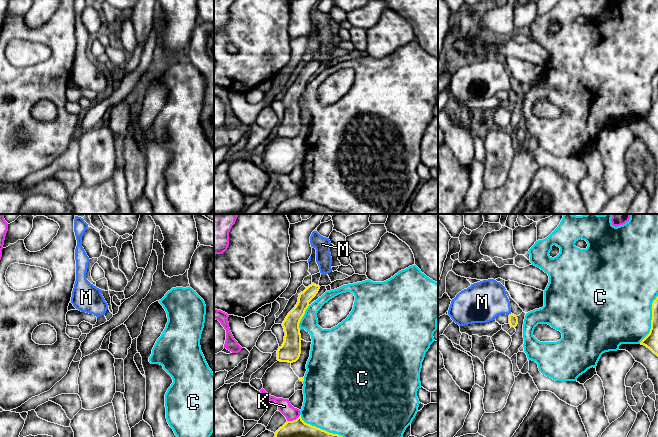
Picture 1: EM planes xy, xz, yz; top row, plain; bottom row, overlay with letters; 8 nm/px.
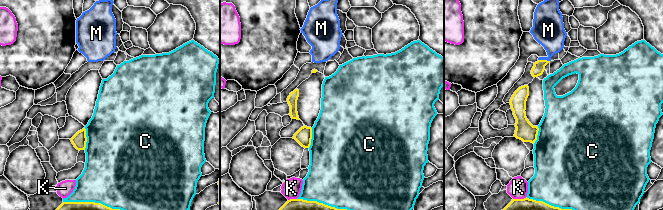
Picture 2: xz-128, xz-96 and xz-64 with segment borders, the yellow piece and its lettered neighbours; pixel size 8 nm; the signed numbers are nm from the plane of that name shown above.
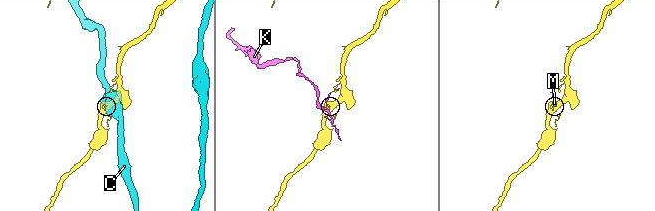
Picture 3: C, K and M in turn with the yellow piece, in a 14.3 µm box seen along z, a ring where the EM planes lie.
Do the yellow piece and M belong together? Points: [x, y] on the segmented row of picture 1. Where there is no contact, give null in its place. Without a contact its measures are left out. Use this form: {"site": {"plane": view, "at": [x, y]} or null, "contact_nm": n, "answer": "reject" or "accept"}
{"site": {"plane": "yz", "at": [509, 314]}, "contact_nm": 30, "answer": "accept"}

